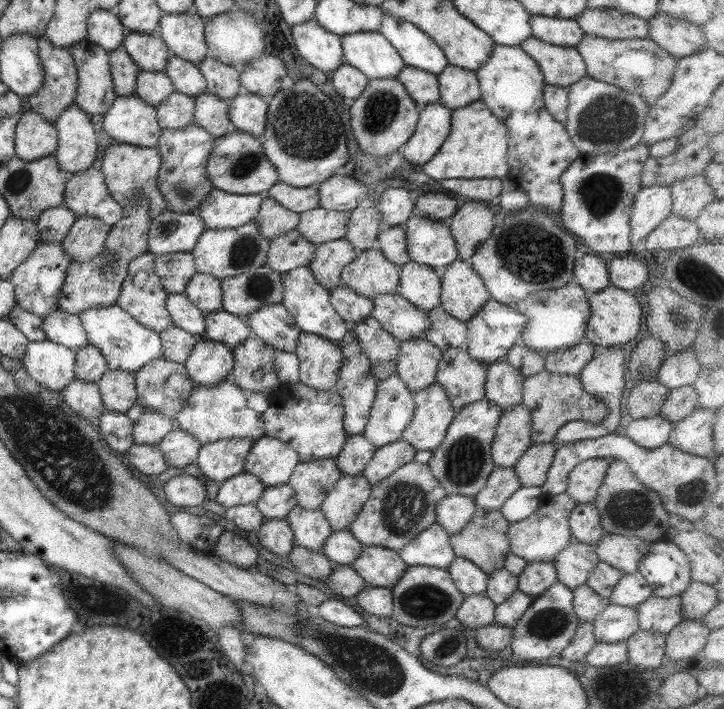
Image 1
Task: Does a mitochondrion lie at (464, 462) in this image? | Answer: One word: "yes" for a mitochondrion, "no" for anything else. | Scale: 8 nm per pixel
yes

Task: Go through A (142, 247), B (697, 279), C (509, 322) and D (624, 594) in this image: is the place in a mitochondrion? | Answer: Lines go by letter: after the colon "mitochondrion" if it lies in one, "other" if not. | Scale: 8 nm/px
A: other
B: mitochondrion
C: other
D: other

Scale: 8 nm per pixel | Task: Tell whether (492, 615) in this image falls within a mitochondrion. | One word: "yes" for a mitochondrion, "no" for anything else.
no

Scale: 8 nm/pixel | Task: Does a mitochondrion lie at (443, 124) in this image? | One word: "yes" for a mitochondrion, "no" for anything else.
no

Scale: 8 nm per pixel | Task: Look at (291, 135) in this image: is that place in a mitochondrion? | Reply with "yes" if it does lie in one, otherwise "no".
yes

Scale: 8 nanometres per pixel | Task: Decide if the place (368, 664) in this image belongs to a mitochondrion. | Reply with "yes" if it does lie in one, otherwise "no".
yes

